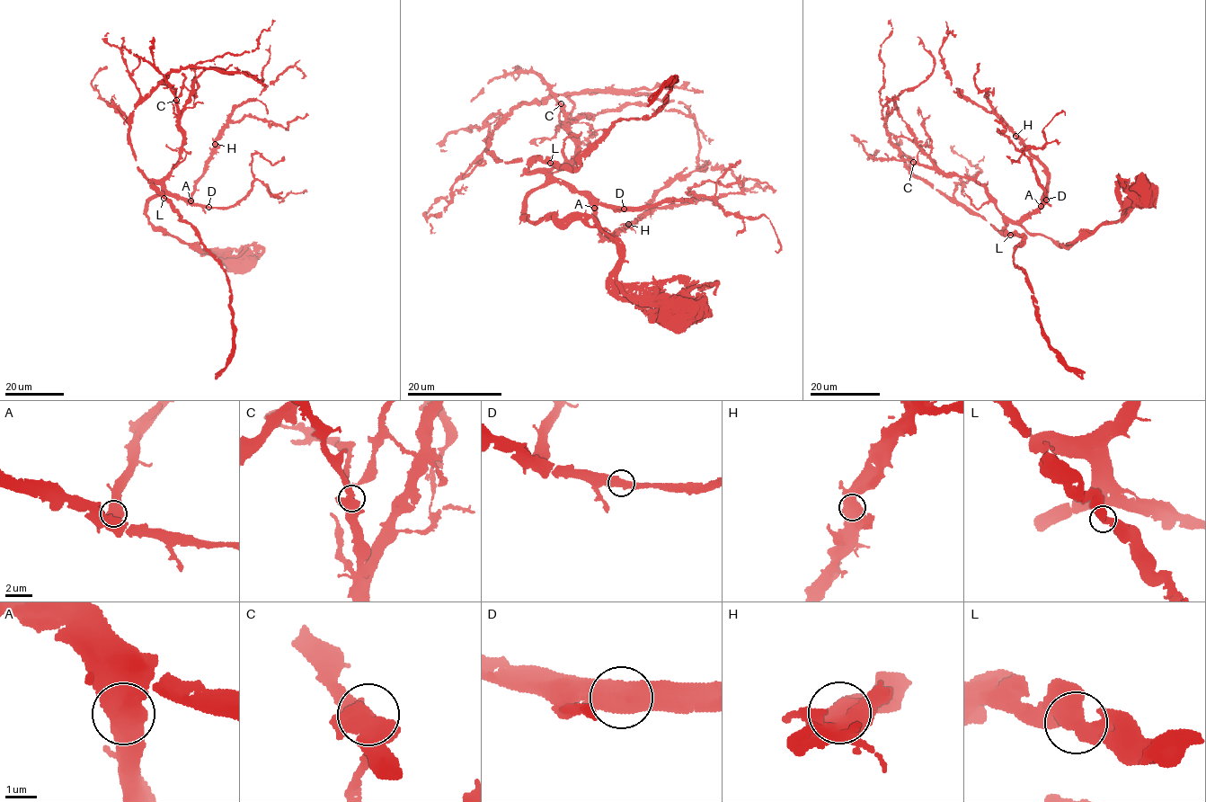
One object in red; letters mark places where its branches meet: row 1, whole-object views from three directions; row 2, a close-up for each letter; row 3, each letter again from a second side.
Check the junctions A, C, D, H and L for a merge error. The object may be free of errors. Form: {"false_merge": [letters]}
{"false_merge": []}

